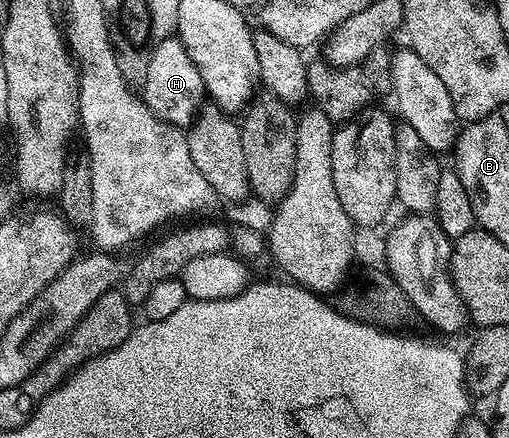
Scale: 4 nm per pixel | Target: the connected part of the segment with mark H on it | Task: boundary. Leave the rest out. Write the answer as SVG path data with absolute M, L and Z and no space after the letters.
M177 35L167 40L159 40L149 49L148 78L140 86L142 101L164 122L176 125L183 130L189 129L201 107L204 98L204 89L200 70L196 70L196 62L188 58L188 50L184 50L182 41Z

